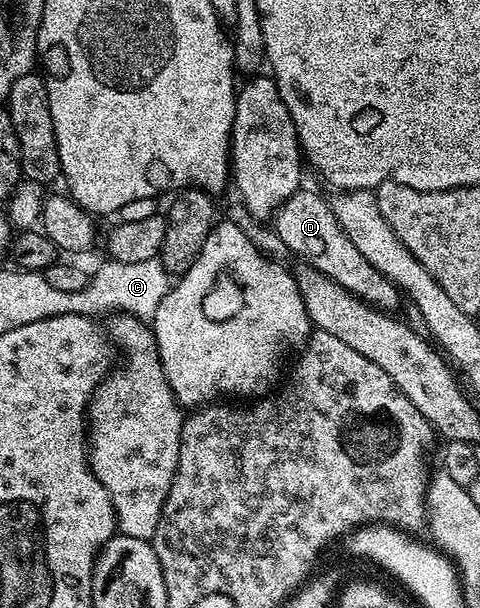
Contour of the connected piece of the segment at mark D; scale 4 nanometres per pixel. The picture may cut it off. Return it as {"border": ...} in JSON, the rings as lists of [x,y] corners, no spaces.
{"border":[[[300,188],[295,194],[289,196],[273,215],[275,234],[283,241],[287,250],[292,250],[300,259],[300,263],[312,266],[317,272],[329,276],[341,288],[348,290],[353,297],[376,310],[395,312],[401,299],[401,291],[394,286],[384,274],[377,272],[361,252],[357,252],[357,244],[345,236],[341,224],[337,224],[332,203],[327,202],[319,194],[311,190]]]}

